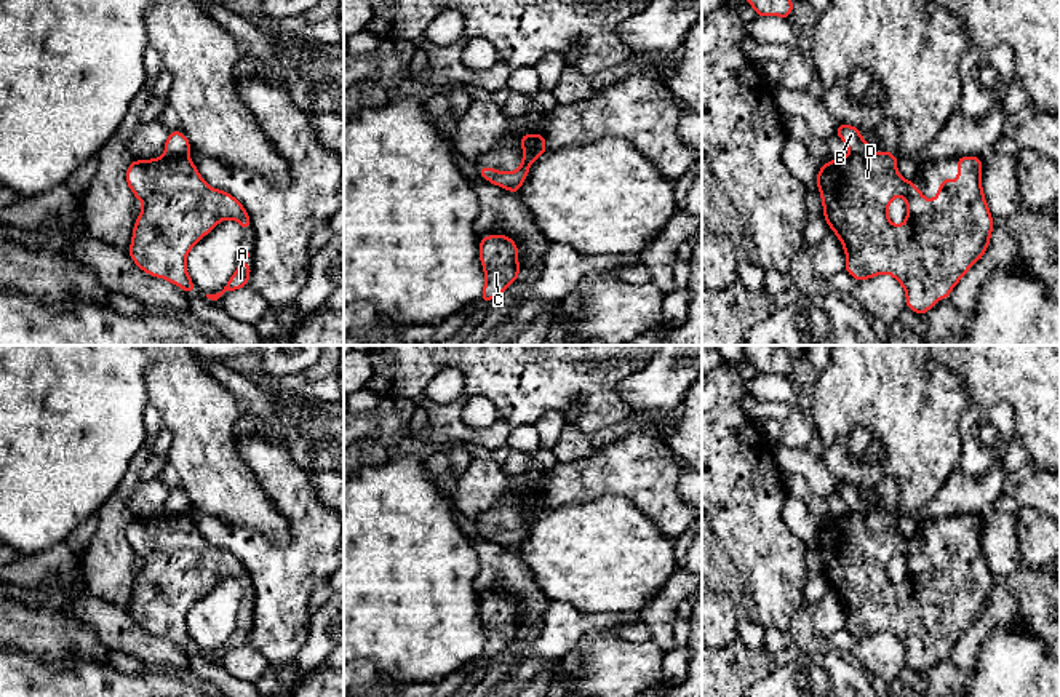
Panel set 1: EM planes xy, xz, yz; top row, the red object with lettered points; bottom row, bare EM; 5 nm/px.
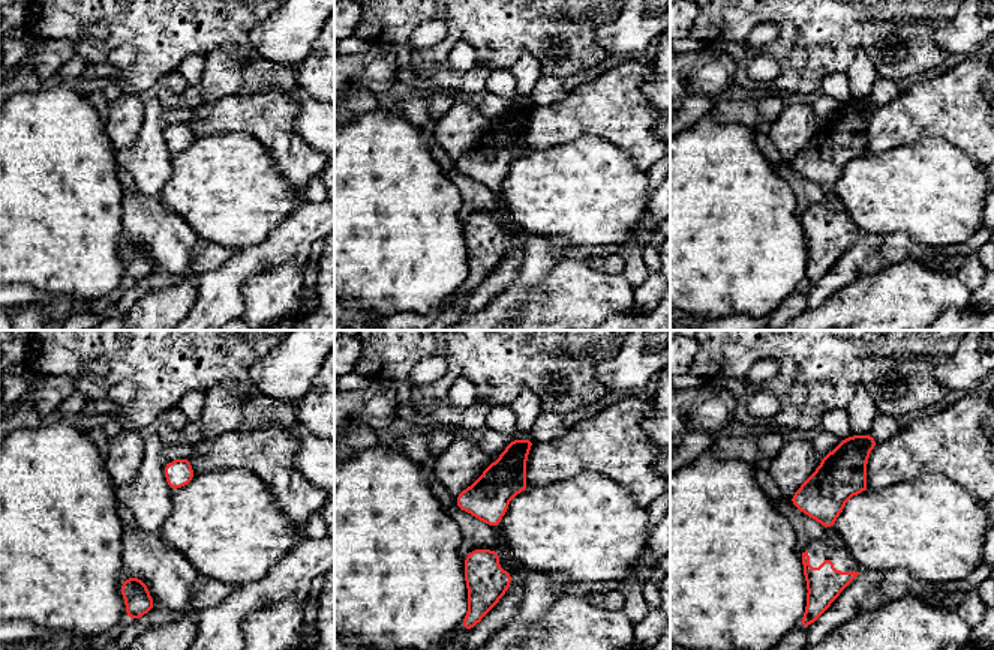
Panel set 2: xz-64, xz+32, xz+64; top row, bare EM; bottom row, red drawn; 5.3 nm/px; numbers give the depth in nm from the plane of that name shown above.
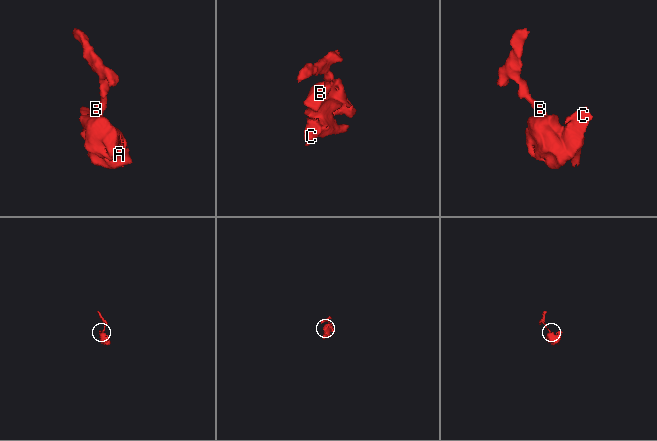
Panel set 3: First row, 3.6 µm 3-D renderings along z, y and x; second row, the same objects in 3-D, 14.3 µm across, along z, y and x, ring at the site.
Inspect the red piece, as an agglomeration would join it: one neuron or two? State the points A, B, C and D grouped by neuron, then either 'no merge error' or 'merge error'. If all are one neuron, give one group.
A C D / B | merge error

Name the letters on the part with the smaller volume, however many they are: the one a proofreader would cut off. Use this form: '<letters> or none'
B

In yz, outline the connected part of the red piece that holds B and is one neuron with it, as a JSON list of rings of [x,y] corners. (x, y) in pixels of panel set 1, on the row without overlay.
[[[838,481],[836,494],[844,499],[849,507],[849,512],[865,513],[871,510],[870,502],[862,496],[857,484]]]

